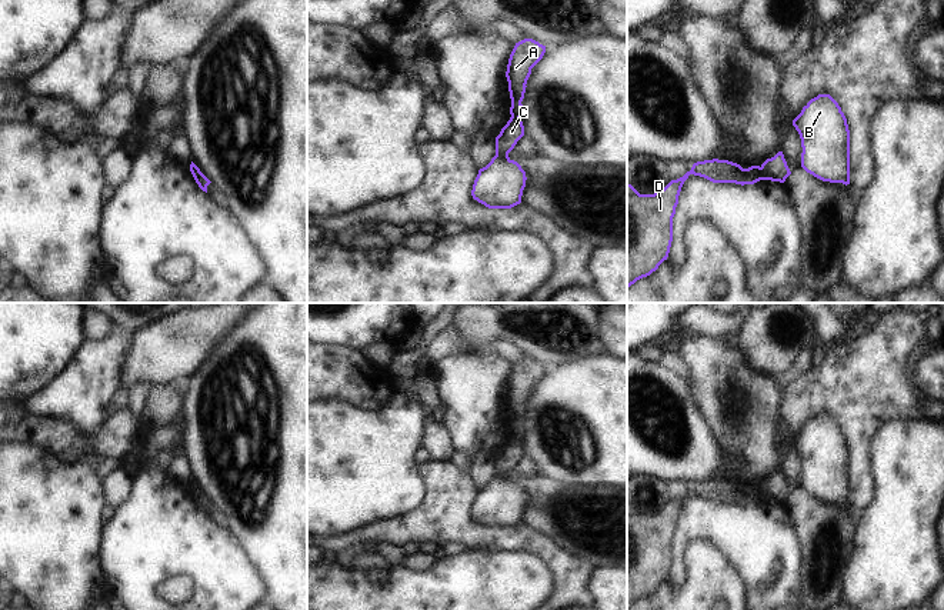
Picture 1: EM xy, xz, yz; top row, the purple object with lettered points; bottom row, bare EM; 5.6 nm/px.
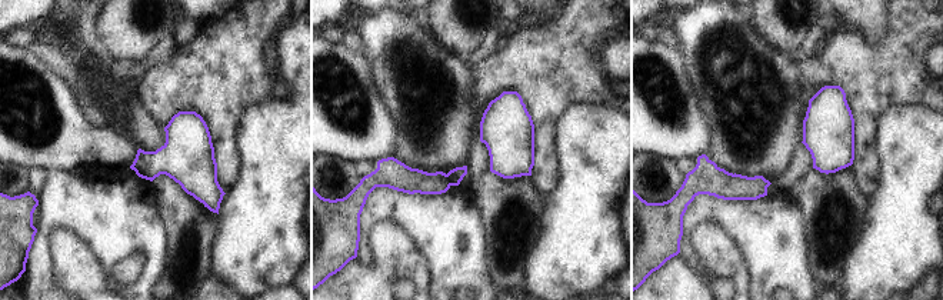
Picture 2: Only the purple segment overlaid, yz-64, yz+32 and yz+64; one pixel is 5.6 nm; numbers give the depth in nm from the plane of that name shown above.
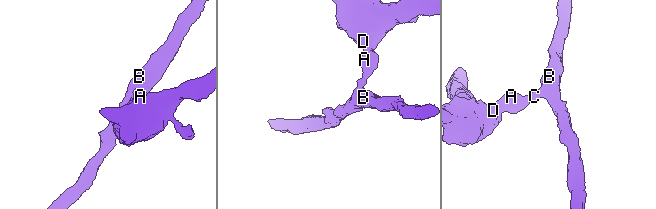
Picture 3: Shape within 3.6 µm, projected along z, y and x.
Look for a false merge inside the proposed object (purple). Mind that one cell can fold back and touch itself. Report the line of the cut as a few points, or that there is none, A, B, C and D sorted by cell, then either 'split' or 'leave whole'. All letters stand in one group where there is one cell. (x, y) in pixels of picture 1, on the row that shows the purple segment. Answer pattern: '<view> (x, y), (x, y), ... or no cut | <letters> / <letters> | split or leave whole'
yz (760, 167), (763, 179) | A D / B C | split

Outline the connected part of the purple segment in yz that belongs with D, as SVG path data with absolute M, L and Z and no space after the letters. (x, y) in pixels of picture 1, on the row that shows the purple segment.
M713 159L694 163L683 177L671 180L654 194L640 194L627 183L627 287L667 260L678 196L690 174L741 186L763 180L760 166L743 169L737 163Z

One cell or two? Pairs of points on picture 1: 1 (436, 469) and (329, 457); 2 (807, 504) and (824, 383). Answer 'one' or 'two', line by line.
1: two
2: two

